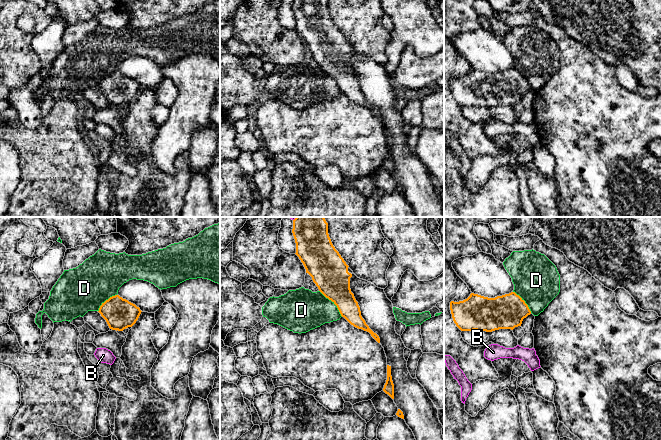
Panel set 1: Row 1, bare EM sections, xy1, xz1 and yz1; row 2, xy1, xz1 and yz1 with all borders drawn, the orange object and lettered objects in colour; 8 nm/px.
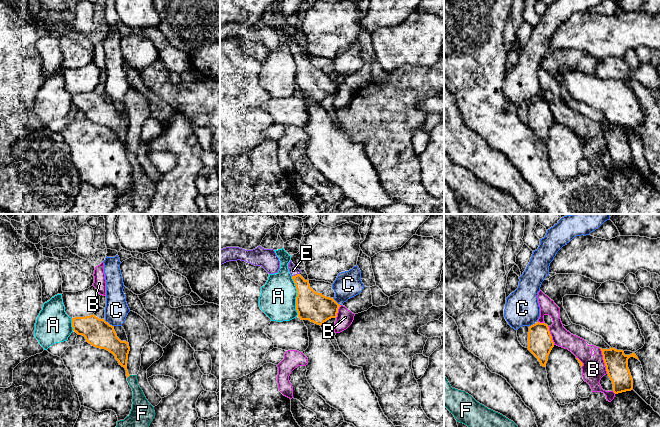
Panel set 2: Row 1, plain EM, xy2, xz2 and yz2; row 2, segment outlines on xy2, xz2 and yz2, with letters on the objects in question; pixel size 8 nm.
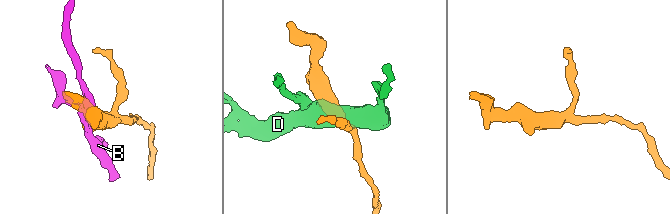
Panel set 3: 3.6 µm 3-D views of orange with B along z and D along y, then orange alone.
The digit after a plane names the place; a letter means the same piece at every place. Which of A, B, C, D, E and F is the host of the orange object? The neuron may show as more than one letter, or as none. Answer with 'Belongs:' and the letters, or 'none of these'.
Belongs: E

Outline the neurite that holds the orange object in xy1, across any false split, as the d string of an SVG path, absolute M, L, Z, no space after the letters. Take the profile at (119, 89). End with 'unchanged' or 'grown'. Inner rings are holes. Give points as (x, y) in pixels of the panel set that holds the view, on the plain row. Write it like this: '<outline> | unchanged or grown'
M115 71L102 79L98 88L110 105L123 107L136 99L142 87L135 80Z | unchanged

